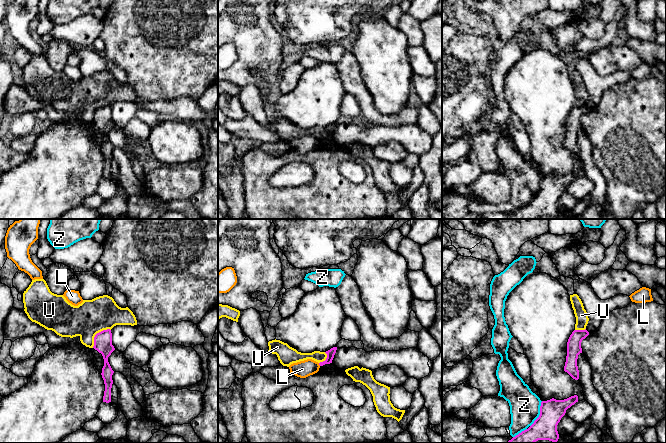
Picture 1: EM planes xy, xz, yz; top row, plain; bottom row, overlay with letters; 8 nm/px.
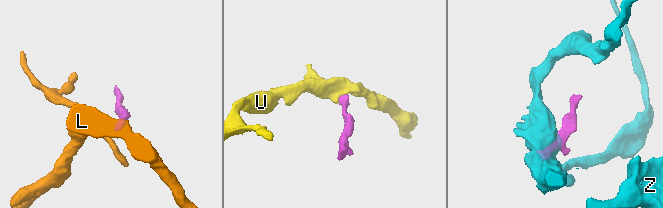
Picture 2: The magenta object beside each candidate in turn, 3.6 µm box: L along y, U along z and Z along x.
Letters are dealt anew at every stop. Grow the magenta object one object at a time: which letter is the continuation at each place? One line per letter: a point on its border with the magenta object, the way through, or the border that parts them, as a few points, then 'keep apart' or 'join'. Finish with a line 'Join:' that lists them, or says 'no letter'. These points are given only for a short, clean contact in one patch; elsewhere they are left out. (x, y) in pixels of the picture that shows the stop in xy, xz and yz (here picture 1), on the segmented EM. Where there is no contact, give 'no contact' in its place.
L: meets magenta in xz at (319, 364); border along xz (318, 363), (320, 365); keep apart
U: meets magenta in xy at (96, 334); border along xy (109, 328), (103, 329), (95, 335), (92, 347); keep apart
Z: meets magenta in yz at (540, 414); border along yz (542, 401), (539, 407), (539, 416), (530, 426); keep apart
Join: no letter

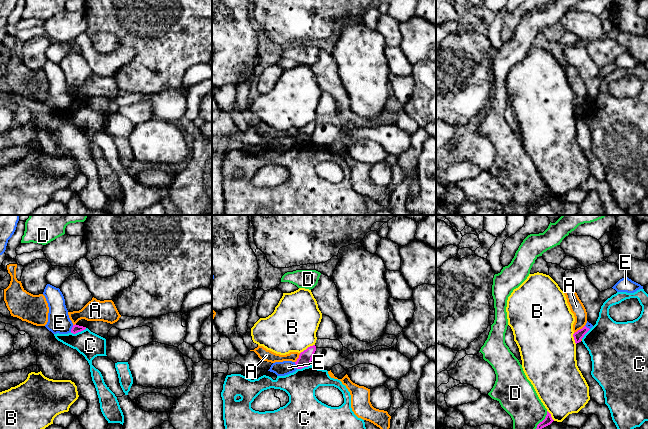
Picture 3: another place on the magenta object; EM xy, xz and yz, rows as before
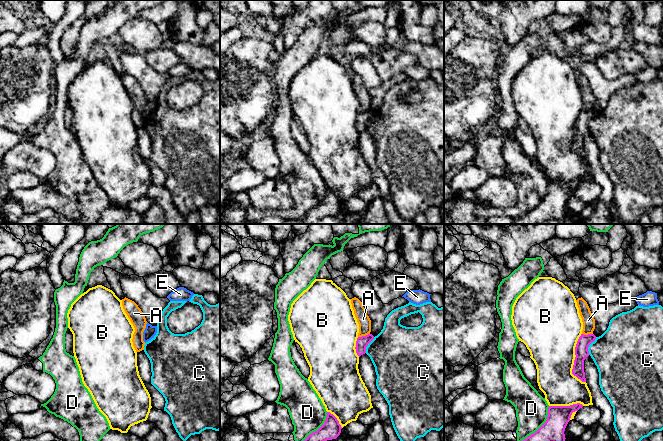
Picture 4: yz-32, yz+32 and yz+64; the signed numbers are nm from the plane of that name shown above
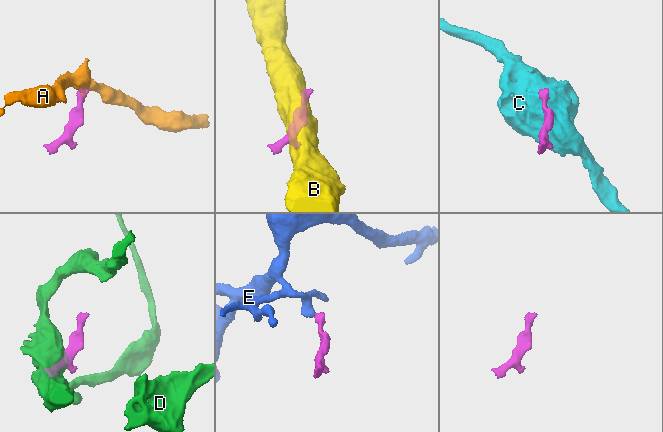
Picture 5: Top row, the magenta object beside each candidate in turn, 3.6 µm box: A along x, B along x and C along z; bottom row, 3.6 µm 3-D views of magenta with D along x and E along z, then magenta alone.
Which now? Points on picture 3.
A: meets magenta in yz at (580, 329); border along yz (584, 325), (574, 333); keep apart
B: meets magenta in xz at (308, 347); keep apart
C: meets magenta in xy at (78, 331); border along xy (86, 328), (75, 333), (70, 332); keep apart
D: meets magenta in yz at (543, 420); border along yz (547, 411), (547, 414), (535, 428); keep apart
E: meets magenta in xy at (72, 328); border along xy (73, 325), (70, 331); keep apart
Join: no letter

